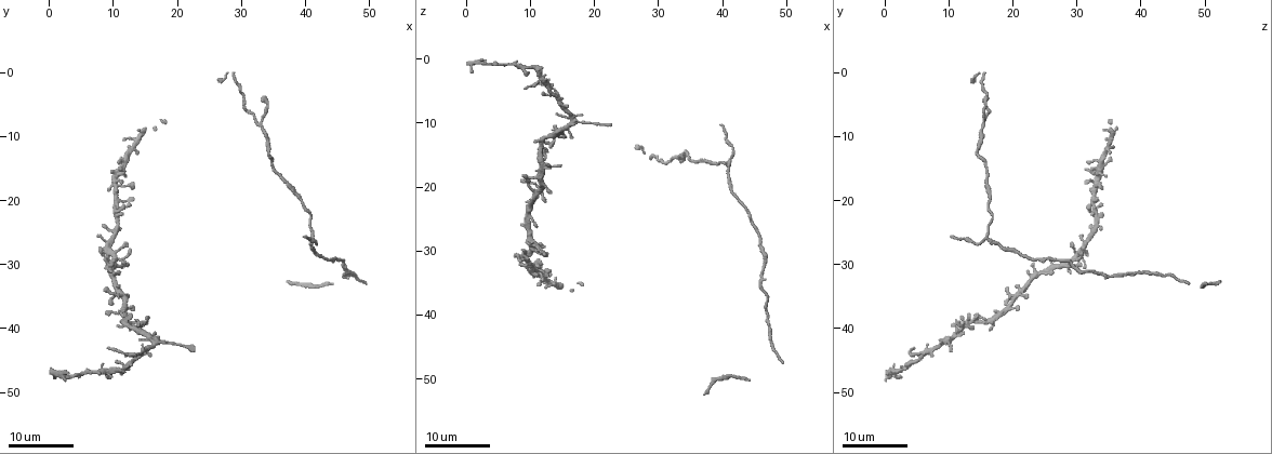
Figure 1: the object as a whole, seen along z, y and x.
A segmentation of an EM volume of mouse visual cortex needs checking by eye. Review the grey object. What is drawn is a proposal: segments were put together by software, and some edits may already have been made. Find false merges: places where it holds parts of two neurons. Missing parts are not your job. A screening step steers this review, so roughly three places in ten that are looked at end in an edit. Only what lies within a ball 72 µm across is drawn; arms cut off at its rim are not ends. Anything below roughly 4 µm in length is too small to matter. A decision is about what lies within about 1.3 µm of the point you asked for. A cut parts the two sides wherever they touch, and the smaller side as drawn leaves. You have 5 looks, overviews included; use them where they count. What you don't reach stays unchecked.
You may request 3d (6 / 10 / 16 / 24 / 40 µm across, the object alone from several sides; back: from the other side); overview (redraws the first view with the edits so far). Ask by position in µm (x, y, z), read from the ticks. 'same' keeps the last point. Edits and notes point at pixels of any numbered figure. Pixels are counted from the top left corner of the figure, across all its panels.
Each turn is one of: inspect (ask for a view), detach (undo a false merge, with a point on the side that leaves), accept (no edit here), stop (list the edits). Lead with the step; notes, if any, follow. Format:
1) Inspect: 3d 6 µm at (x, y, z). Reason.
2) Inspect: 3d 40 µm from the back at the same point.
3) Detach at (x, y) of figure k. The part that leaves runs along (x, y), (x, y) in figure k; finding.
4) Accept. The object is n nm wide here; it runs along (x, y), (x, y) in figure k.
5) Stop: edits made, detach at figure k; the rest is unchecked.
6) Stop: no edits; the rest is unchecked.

Inspect: 3d 16 µm at (33.0, 8.0, 15.5). Side arm on a straight run.

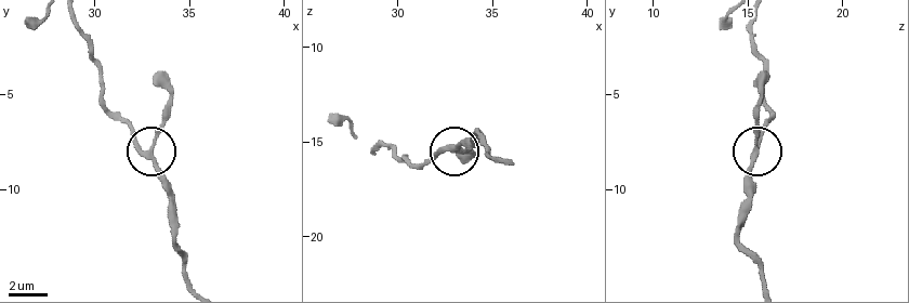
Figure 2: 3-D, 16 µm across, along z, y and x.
Inspect: 3d 10 µm at (32.9, 8.1, 15.3).

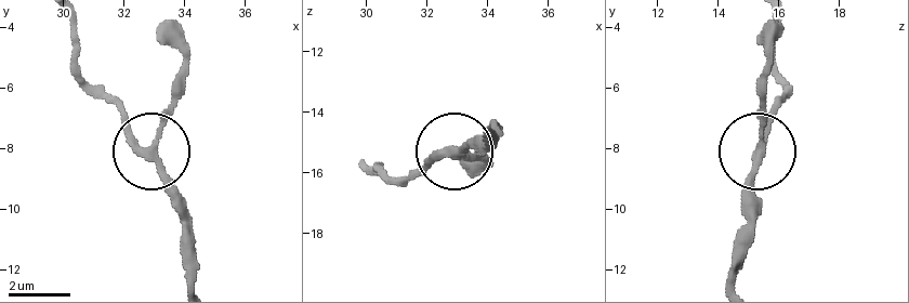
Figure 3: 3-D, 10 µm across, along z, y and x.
Accept. The object is 230 nm wide here; all the same neuron.

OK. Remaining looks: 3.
Inspect: 3d 24 µm at (41.0, 26.0, 16.5). Arms part here.

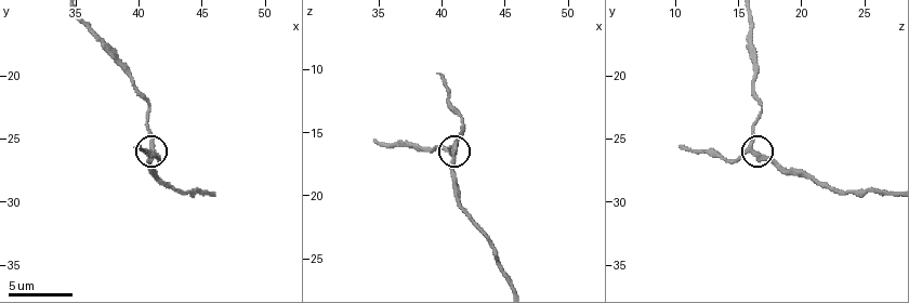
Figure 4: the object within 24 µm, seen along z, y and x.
Inspect: 3d 10 µm at (41.2, 26.0, 16.0).

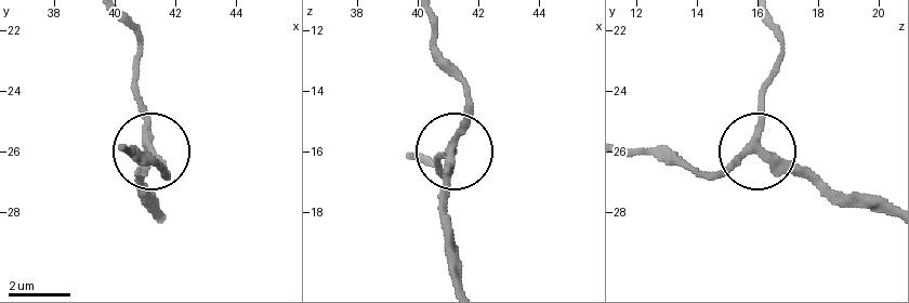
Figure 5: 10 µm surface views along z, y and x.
Accept. It runs along (120, 23), (136, 45), (144, 139), (162, 170) in figure 5; one neuron here.

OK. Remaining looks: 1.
Stop: no edits; the rest is unchecked.

